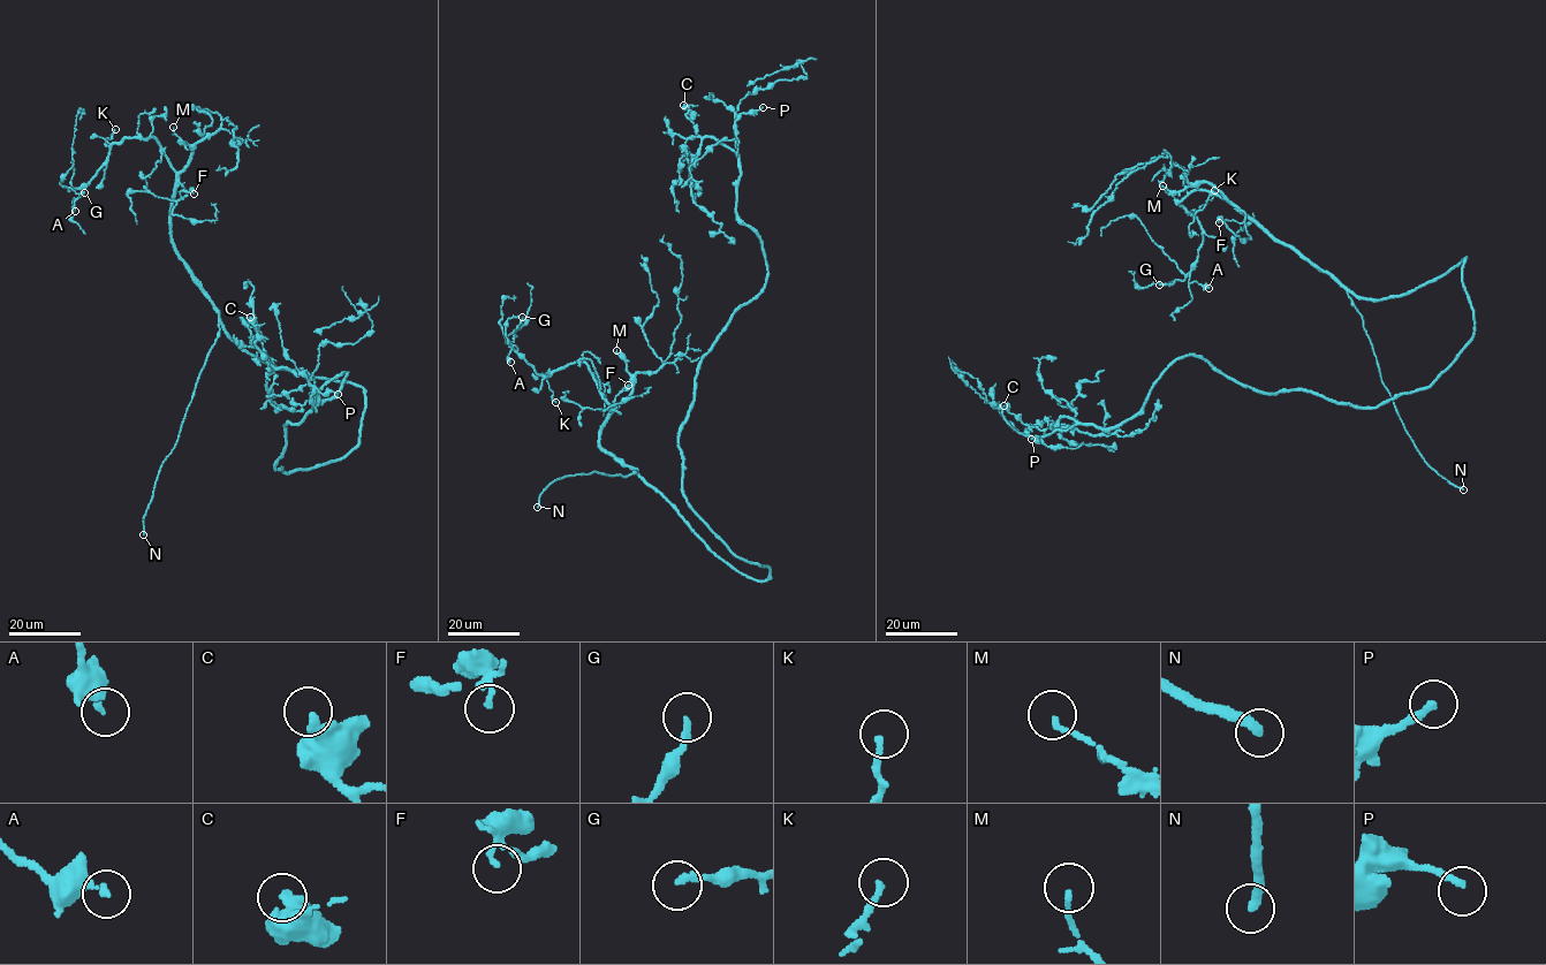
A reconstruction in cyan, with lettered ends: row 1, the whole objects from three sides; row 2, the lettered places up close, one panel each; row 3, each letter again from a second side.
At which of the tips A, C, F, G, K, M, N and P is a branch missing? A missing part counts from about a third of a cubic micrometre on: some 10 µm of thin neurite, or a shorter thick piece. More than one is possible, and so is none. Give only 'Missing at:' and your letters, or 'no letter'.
Missing at: C, K, N, P

